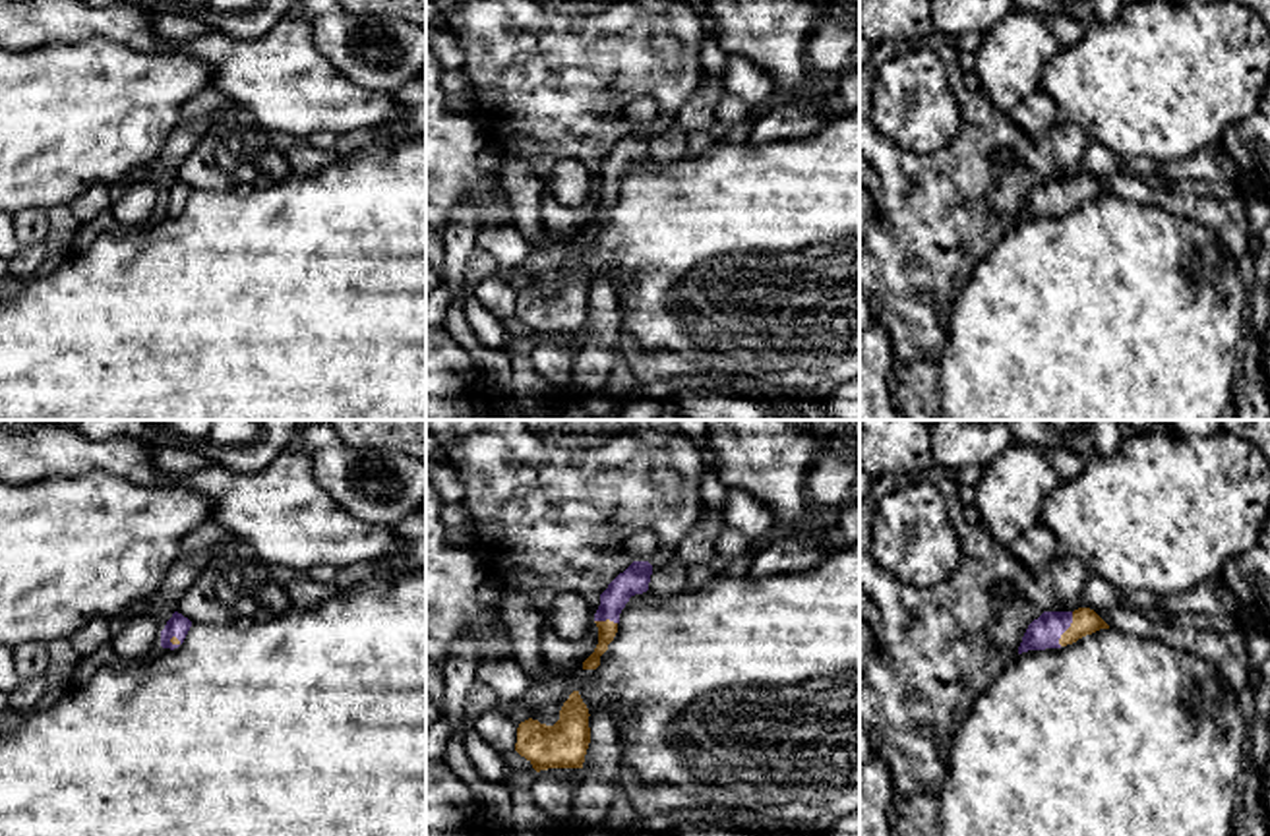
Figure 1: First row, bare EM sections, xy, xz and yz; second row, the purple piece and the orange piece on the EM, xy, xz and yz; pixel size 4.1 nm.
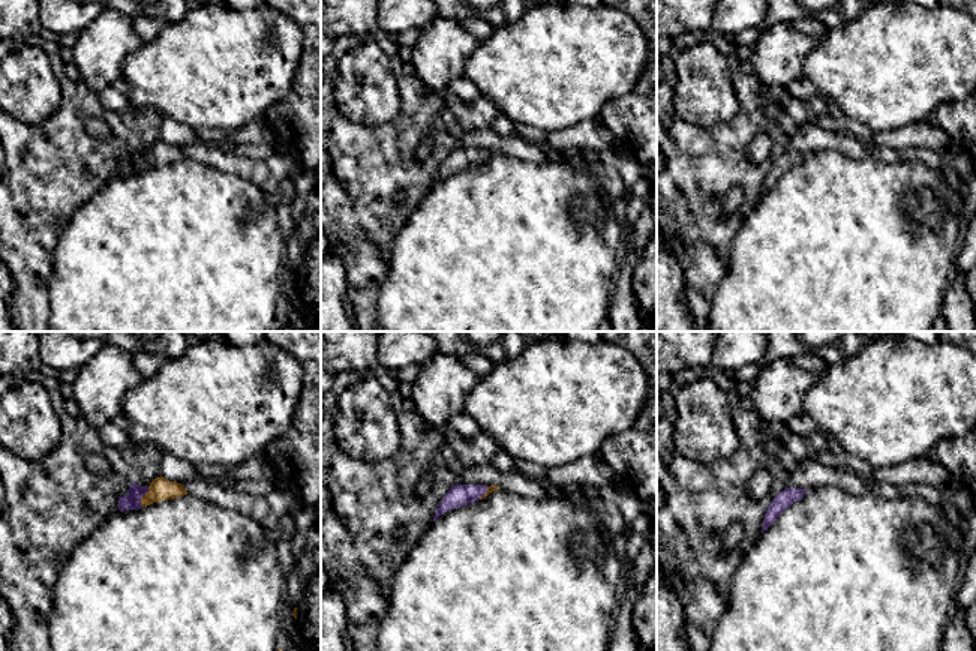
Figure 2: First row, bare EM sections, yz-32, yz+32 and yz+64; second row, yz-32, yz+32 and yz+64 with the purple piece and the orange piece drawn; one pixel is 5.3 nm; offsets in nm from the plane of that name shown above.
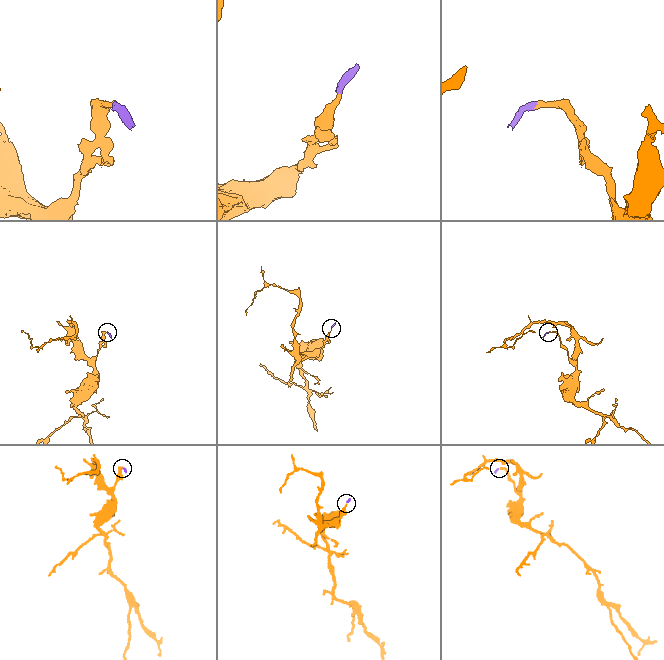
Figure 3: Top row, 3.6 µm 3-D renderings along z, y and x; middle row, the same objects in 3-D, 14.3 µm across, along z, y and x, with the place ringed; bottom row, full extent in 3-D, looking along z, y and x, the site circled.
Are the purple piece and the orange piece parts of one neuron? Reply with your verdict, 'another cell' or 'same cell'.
same cell

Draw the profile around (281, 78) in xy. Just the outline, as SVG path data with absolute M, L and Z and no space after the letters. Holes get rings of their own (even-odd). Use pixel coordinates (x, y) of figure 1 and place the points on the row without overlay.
M0 0L0 45L27 52L50 41L81 43L105 37L141 52L178 50L209 64L213 68L209 87L248 108L261 128L304 139L314 132L374 132L403 114L393 93L368 91L339 72L318 50L304 17L287 15L257 39L205 33L184 43L168 43L149 27L151 15L124 2L91 8L79 0Z

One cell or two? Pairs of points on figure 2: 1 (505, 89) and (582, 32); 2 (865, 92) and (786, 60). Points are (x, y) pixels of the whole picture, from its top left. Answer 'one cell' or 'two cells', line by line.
1: one cell
2: two cells

